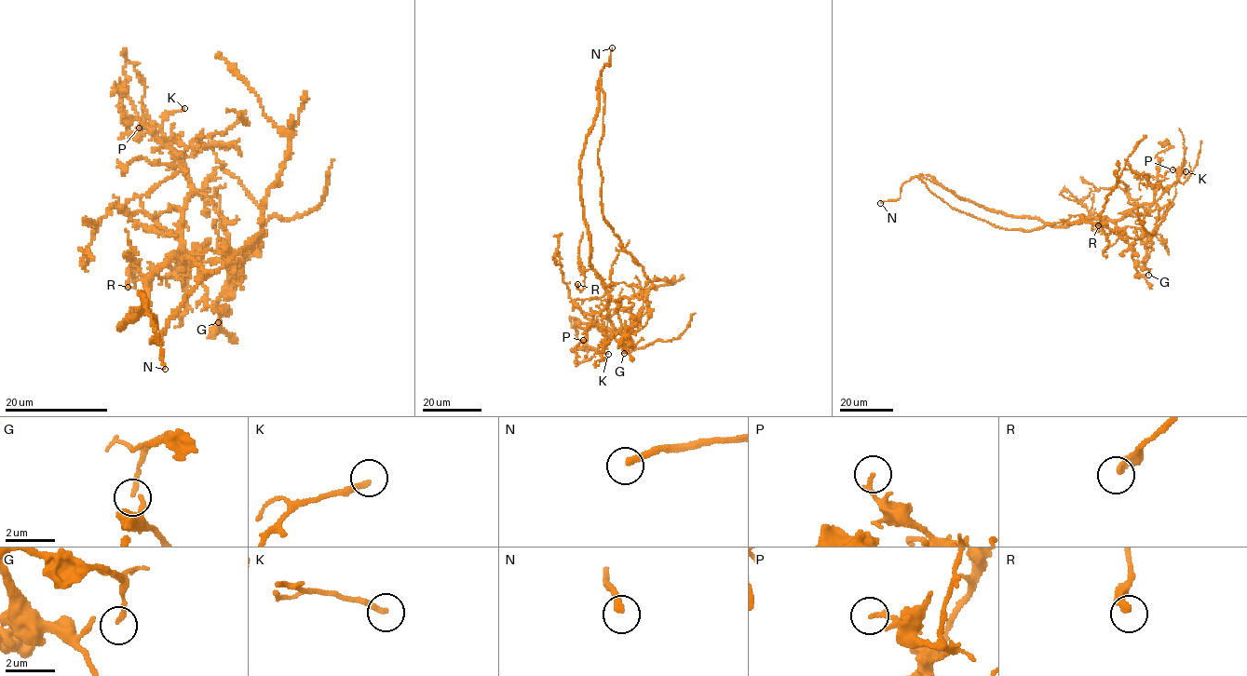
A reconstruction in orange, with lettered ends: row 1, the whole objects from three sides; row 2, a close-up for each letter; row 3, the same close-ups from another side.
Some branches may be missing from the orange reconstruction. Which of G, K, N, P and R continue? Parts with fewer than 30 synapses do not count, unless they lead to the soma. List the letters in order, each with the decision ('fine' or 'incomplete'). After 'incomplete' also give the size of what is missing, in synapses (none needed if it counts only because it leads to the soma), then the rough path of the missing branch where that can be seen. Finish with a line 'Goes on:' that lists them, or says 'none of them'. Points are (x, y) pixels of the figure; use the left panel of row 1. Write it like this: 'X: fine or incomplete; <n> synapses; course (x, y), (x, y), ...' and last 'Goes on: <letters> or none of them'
G: fine
K: incomplete; 50 synapses; course (184, 108), (196, 106), (211, 88), (229, 79), (240, 83), (250, 93), (271, 92), (277, 99)
N: incomplete; course (165, 369), (172, 379), (189, 386), (223, 384), (251, 371), (253, 363), (282, 341), (304, 340), (299, 339)
P: fine
R: fine
Goes on: K, N

